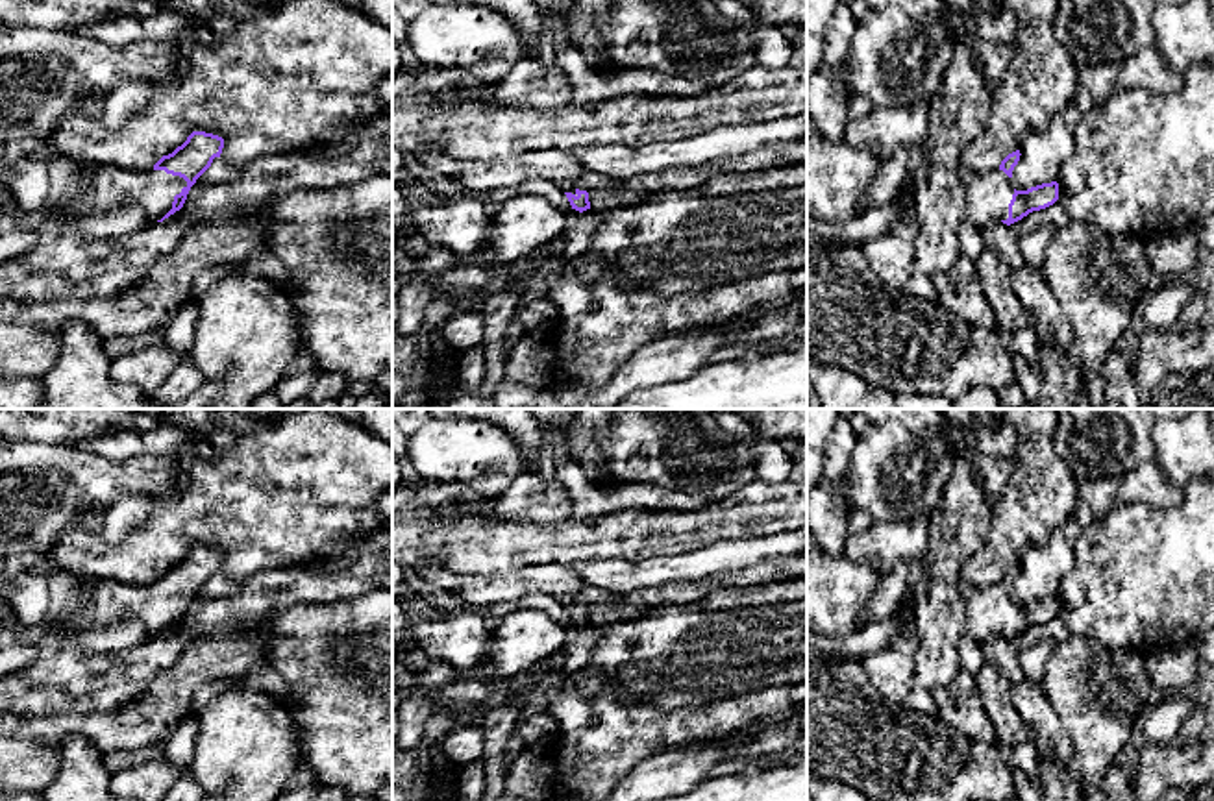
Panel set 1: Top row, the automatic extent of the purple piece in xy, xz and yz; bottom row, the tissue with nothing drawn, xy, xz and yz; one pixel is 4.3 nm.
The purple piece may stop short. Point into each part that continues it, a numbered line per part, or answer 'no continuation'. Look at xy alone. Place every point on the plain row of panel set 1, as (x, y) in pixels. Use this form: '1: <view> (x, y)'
1: xy (102, 603)

